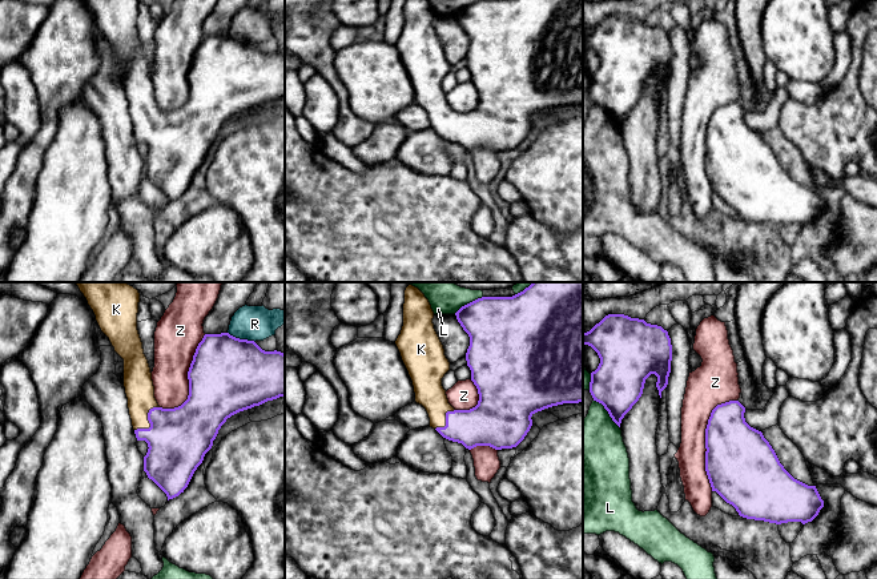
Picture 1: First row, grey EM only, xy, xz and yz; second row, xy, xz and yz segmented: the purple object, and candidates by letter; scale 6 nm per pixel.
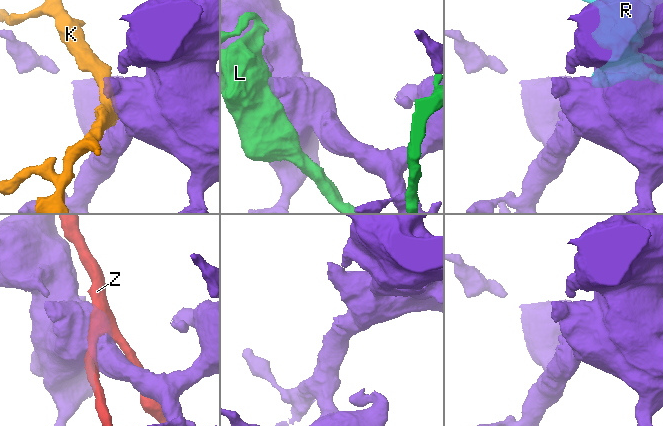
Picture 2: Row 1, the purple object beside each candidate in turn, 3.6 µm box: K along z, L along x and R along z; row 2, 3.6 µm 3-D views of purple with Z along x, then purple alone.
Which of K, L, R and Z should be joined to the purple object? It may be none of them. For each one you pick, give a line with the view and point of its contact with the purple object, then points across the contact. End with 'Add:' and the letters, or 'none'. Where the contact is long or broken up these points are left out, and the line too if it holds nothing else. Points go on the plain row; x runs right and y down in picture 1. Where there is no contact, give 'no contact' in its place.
K: contact xy (149, 123); way xy (178, 140), (149, 123), (141, 105), (139, 88)
Add: K

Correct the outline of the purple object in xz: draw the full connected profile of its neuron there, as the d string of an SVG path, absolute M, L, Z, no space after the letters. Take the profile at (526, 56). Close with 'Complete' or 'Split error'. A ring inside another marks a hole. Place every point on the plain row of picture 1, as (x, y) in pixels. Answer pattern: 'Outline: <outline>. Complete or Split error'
Outline: M405 0L403 28L395 43L413 83L415 104L426 110L430 129L443 140L462 145L468 152L476 148L512 150L530 133L535 114L563 105L583 104L583 0L478 0L462 8L455 17L470 39L466 63L479 96L478 106L470 112L455 112L442 88L450 64L434 31L434 13L427 0Z. Split error

